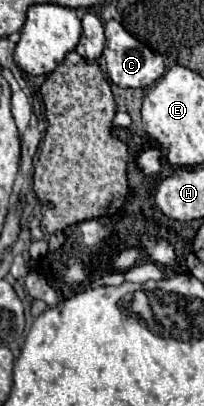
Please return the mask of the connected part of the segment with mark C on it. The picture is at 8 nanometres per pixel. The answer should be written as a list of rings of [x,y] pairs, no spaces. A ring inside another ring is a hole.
[[[111,19],[105,23],[105,37],[107,37],[105,51],[103,51],[105,67],[107,67],[109,79],[115,85],[119,85],[119,87],[147,87],[163,77],[163,73],[165,73],[163,59],[159,55],[155,55],[149,47],[139,43],[135,37],[131,37],[119,21]]]

